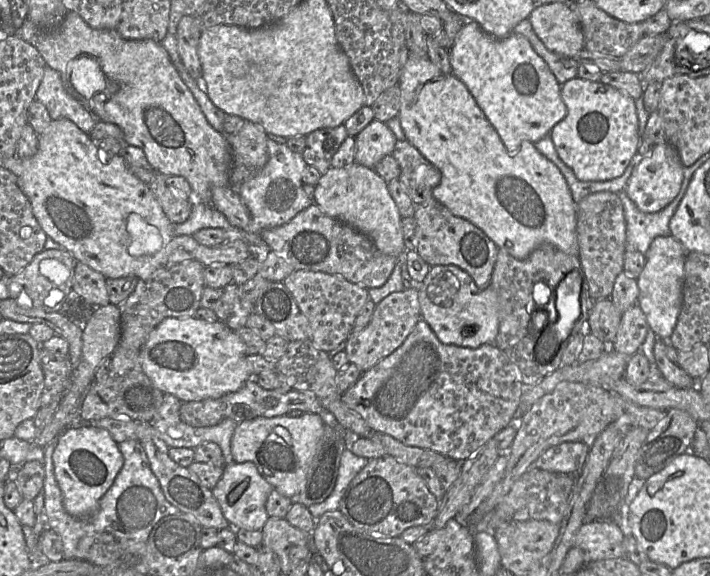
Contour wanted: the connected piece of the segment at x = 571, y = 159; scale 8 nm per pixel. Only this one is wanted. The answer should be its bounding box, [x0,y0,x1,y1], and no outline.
[550,76,639,181]

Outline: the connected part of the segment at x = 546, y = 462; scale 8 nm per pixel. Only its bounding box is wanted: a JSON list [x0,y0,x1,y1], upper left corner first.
[535,442,591,475]

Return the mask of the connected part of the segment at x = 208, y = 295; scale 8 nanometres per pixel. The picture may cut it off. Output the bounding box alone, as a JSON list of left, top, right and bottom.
[200,282,251,330]

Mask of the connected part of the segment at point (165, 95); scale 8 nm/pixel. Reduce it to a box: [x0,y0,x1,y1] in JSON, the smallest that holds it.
[8,11,233,205]

